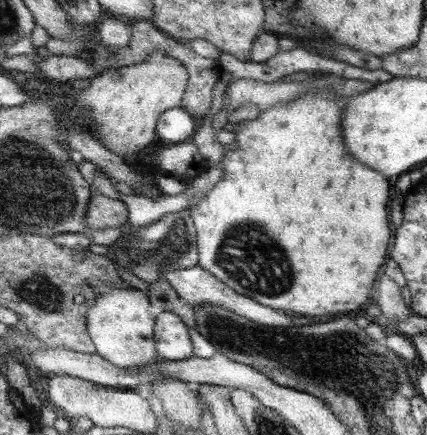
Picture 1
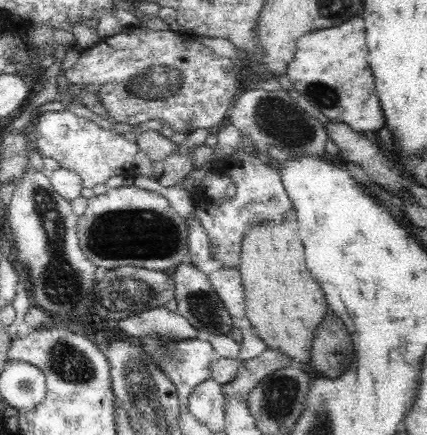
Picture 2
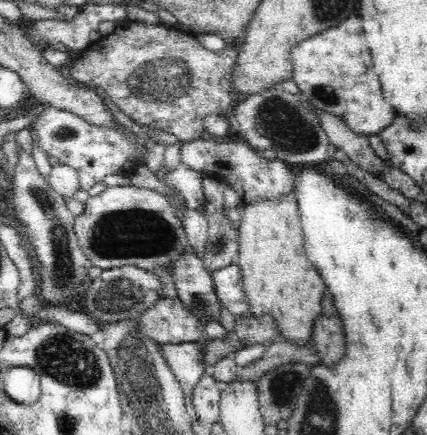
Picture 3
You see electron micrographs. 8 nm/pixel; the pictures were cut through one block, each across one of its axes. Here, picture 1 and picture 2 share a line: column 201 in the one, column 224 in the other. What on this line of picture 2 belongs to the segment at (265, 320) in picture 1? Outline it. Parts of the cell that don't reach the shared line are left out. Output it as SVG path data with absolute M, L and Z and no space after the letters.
M222 268L210 274L210 284L214 286L218 298L226 306L228 314L238 320L246 318L246 290L242 284L242 272L234 268Z

